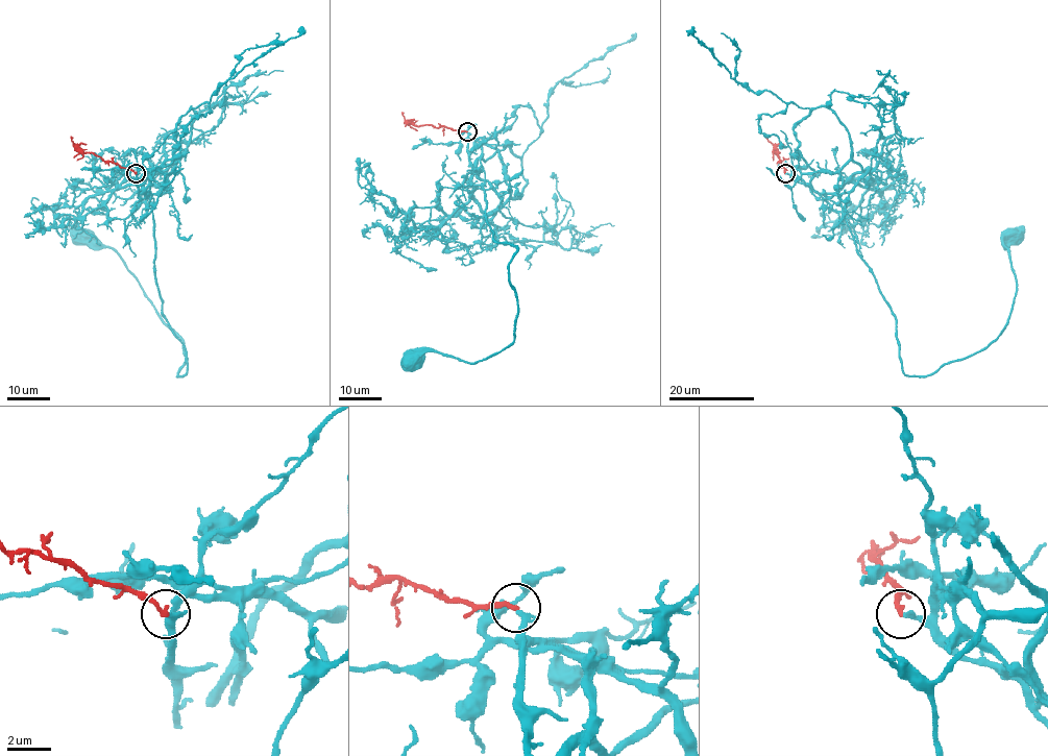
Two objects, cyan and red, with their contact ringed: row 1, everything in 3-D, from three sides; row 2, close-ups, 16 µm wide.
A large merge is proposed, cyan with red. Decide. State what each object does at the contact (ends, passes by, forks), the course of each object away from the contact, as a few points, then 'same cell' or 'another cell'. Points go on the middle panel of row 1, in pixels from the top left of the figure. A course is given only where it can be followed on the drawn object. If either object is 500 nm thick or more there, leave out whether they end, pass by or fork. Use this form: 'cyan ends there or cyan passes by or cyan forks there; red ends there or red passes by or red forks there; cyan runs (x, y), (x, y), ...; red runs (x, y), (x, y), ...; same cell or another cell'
cyan ends there; red ends there; cyan runs (466, 132), (482, 142), (493, 238), (518, 248), (508, 265), (514, 339), (477, 363), (442, 352), (413, 359); red runs (466, 131), (446, 126), (414, 126), (401, 112); same cell

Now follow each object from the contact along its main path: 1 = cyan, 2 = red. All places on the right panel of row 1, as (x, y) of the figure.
1: (785, 173), (842, 208), (895, 318), (907, 375), (931, 375), (999, 335), (1016, 293), (1004, 248), (1012, 236)
2: (784, 173), (779, 164), (779, 152), (765, 137)

